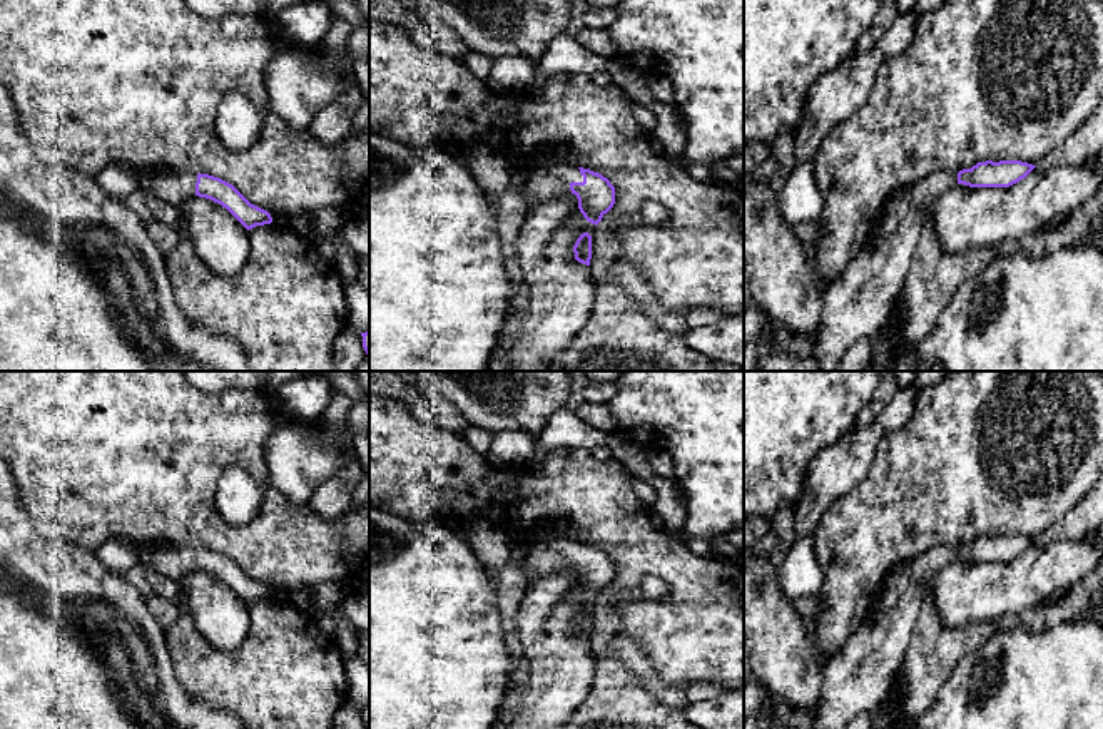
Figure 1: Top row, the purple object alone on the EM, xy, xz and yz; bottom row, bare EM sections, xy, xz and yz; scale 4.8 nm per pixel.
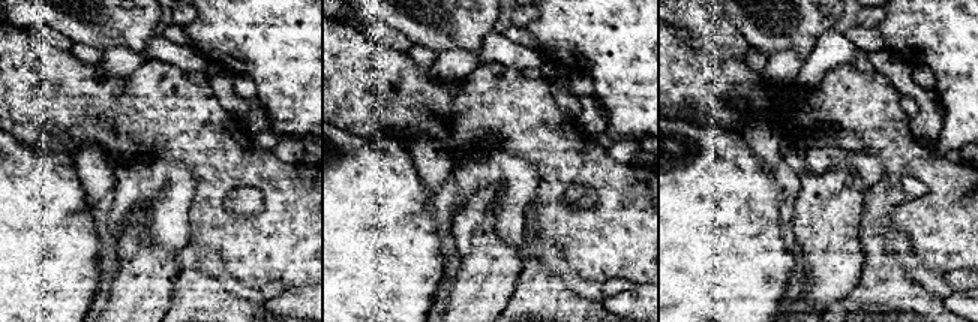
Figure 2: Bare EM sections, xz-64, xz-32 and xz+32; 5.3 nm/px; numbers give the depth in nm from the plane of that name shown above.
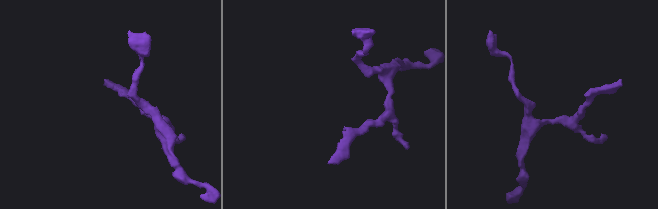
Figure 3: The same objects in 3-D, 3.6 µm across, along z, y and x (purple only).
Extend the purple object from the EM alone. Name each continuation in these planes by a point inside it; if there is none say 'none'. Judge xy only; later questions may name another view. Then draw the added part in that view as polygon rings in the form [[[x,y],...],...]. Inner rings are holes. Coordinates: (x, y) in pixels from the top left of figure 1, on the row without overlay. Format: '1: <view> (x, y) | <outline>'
1: xy (174, 562) | [[[157,545],[139,548],[140,562],[174,580],[196,570],[197,550],[189,547]]]

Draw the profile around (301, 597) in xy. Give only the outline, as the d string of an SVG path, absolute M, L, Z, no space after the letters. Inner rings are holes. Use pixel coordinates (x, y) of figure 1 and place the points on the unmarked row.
M301 587L294 592L287 594L287 600L297 607L299 610L304 610L313 615L311 609L311 587Z

